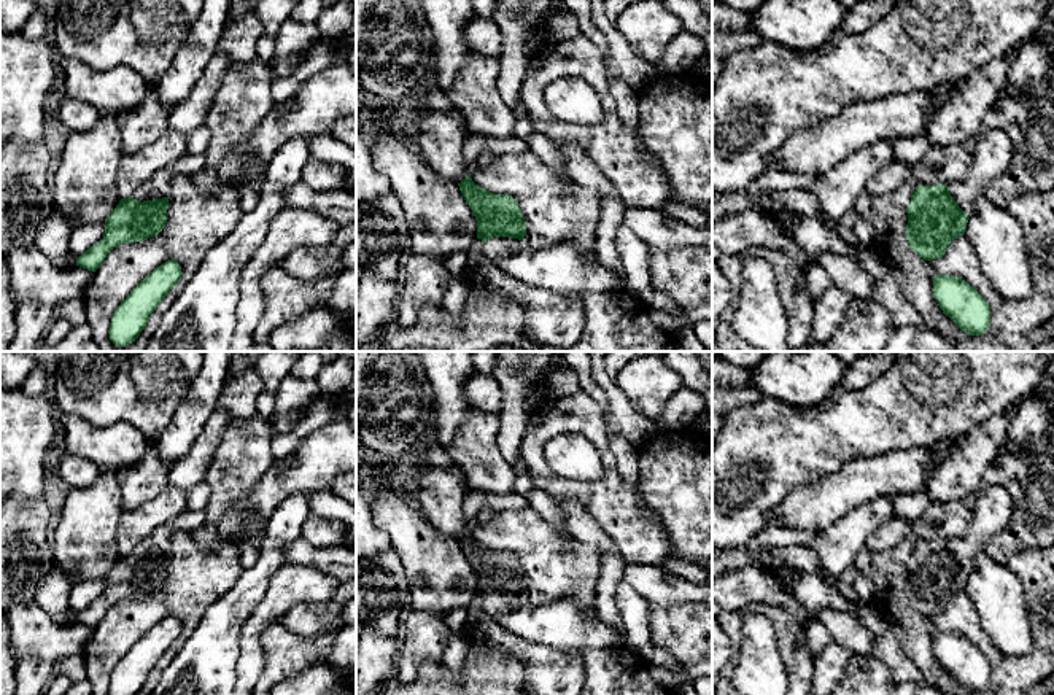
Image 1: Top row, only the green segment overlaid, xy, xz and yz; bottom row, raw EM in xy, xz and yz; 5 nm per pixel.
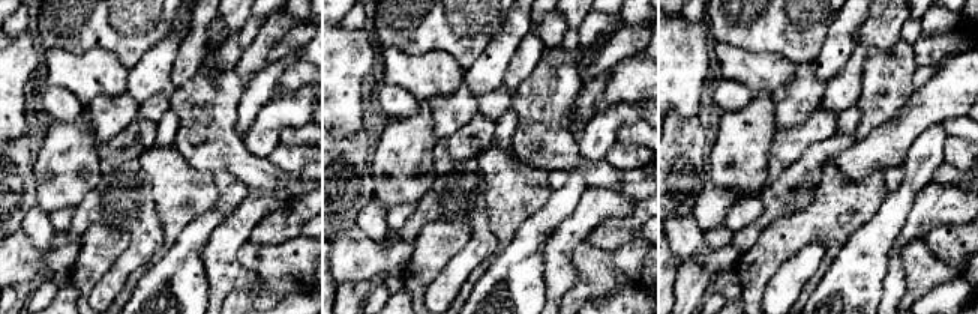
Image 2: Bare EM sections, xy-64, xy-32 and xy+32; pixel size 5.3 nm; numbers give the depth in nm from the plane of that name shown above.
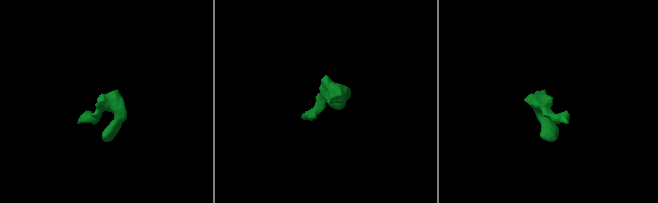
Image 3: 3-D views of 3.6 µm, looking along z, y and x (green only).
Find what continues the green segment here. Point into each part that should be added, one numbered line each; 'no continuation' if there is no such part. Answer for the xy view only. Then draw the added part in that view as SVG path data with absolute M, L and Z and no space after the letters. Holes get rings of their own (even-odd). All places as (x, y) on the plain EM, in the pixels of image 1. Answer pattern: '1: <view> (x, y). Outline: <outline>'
1: xy (158, 543). Outline: M186 509L178 517L170 518L169 522L159 525L148 539L145 539L138 547L134 549L132 553L140 558L169 553L170 538L175 531L178 530L194 531L203 522L205 522L203 511L192 512Z

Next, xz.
1: xz (498, 603). Outline: M493 593L488 596L488 614L493 619L498 619L504 614L512 612L525 601L526 601L525 596L510 595L510 593Z

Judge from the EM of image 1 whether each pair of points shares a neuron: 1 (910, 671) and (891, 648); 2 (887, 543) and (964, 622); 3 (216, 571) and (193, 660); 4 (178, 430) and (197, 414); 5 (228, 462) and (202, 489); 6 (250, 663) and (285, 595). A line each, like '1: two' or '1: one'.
1: one
2: two
3: two
4: one
5: two
6: one

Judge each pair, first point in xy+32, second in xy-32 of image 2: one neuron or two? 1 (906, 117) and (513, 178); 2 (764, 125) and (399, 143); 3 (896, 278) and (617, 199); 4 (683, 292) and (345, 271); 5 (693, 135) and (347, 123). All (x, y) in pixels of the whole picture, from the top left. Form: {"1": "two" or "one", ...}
{"1": "two", "2": "one", "3": "one", "4": "two", "5": "two"}

